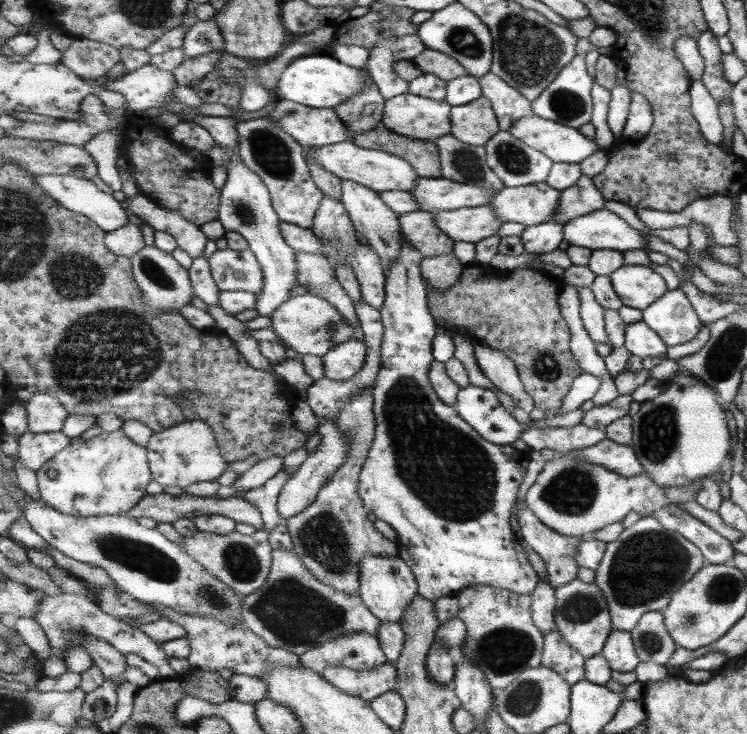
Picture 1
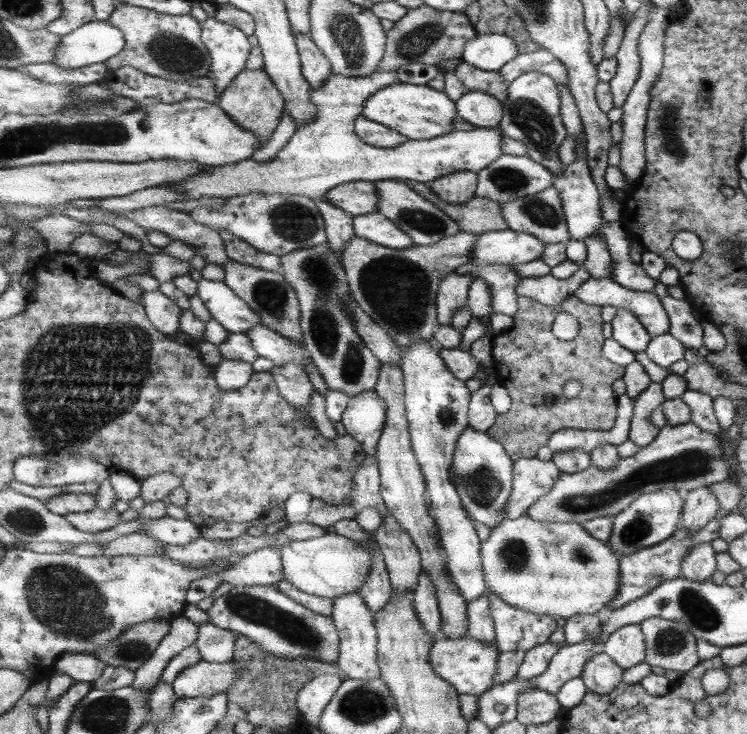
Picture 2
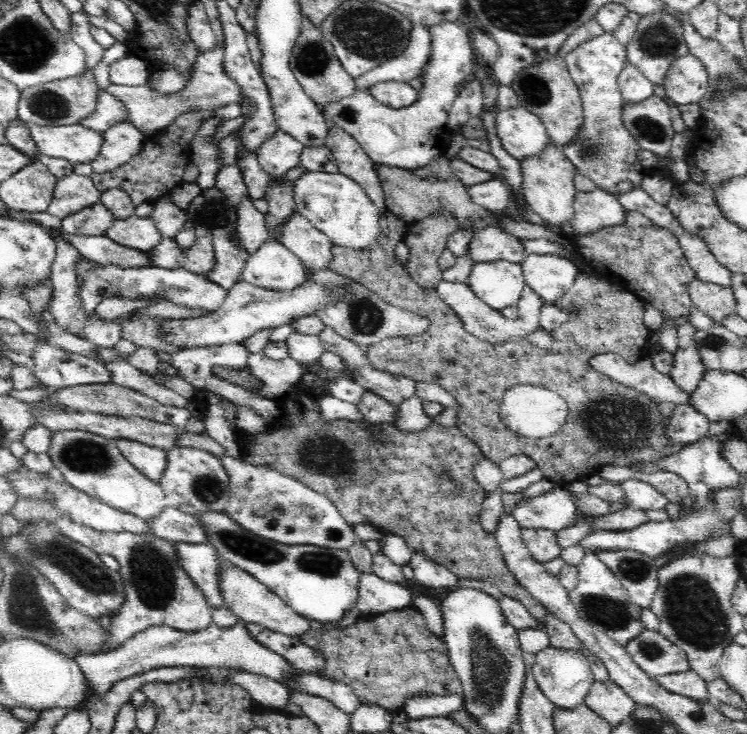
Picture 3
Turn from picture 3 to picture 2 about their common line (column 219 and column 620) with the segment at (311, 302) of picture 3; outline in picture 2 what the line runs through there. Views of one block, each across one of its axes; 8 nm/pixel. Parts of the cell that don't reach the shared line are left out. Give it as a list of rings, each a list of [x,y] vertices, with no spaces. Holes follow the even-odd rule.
[[[619,309],[612,323],[614,340],[621,346],[635,352],[646,352],[650,346],[651,334],[639,320],[638,316],[632,314],[628,309]]]

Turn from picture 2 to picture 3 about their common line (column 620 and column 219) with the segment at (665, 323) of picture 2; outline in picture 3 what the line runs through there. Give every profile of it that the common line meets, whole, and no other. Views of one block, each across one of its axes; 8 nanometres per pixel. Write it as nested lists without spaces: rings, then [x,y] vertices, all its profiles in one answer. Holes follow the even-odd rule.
[[[82,258],[78,268],[78,276],[82,277],[81,292],[86,313],[92,313],[92,310],[95,310],[96,306],[100,304],[98,292],[103,292],[103,298],[108,298],[108,296],[124,296],[125,298],[138,298],[138,296],[156,298],[156,296],[162,296],[165,300],[184,304],[189,308],[201,307],[212,312],[220,309],[228,297],[228,290],[224,286],[218,285],[218,282],[213,282],[204,278],[204,276],[184,269],[169,270],[158,266],[144,269],[124,269],[110,264],[101,266],[101,264],[95,264],[87,258]]]

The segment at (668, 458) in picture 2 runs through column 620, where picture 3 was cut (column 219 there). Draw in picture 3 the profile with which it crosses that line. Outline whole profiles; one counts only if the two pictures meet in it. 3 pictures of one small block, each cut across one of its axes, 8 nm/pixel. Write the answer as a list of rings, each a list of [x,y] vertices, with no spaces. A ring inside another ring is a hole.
[[[172,447],[170,450],[168,450],[168,466],[166,466],[166,472],[164,474],[164,478],[162,478],[160,482],[154,481],[154,483],[158,483],[158,485],[162,487],[162,491],[164,491],[164,494],[166,494],[166,500],[168,500],[168,502],[170,503],[170,506],[174,507],[176,510],[181,510],[182,512],[185,512],[186,514],[191,514],[192,516],[197,516],[197,517],[204,516],[204,514],[208,514],[208,513],[225,512],[225,508],[229,499],[229,476],[228,476],[228,473],[224,470],[224,467],[222,466],[222,463],[220,462],[219,457],[217,457],[216,455],[213,455],[212,453],[208,451],[198,450],[197,448]]]

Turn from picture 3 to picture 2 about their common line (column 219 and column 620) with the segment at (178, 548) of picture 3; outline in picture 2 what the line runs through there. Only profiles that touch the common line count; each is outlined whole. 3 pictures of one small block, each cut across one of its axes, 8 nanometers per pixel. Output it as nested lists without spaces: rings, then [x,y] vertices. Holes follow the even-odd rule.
[[[720,509],[719,514],[715,515],[714,520],[711,520],[711,522],[705,525],[701,530],[693,532],[693,534],[691,534],[690,531],[683,530],[683,526],[680,525],[678,530],[666,541],[660,542],[657,545],[643,547],[641,550],[636,550],[633,554],[626,554],[626,556],[620,557],[620,562],[622,563],[622,584],[621,587],[619,587],[619,596],[611,601],[608,609],[623,608],[626,604],[647,596],[647,593],[655,589],[657,585],[663,584],[663,581],[679,578],[682,558],[686,557],[686,554],[689,553],[691,548],[694,548],[695,545],[714,541],[715,538],[718,537],[718,532],[721,528],[721,516],[726,513],[727,511]]]

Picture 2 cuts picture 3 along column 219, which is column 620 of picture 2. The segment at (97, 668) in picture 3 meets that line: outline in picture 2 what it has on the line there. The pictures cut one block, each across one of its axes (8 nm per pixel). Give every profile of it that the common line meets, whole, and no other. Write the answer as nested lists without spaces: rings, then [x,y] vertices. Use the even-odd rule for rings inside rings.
[[[625,625],[613,632],[603,643],[602,651],[624,669],[641,663],[646,659],[646,640],[641,625]]]

